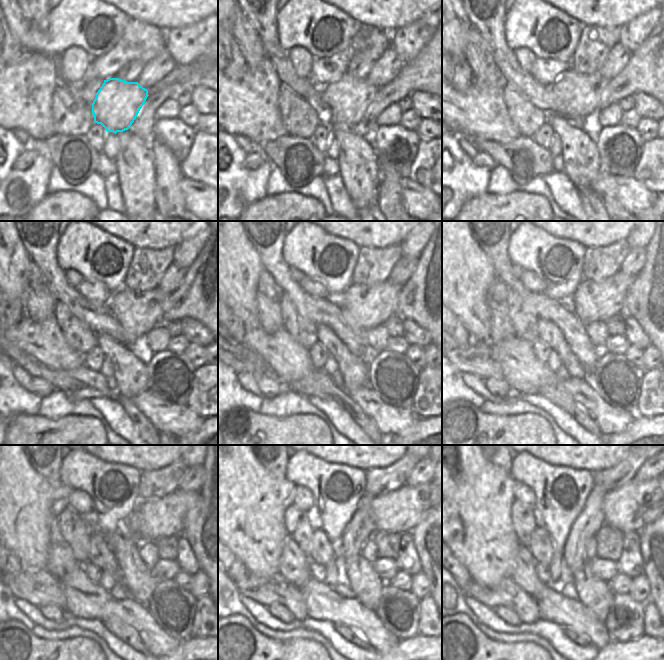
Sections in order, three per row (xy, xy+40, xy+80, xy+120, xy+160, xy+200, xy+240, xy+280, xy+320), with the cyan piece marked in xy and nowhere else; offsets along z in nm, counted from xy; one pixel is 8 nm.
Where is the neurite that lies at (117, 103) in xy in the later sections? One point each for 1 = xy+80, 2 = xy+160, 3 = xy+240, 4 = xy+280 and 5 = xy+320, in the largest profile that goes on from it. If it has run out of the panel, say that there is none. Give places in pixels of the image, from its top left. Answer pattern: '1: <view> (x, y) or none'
1: xy+80 (579, 94)
2: xy+160 (365, 307)
3: xy+240 (154, 518)
4: xy+280 (397, 512)
5: xy+320 (634, 505)

